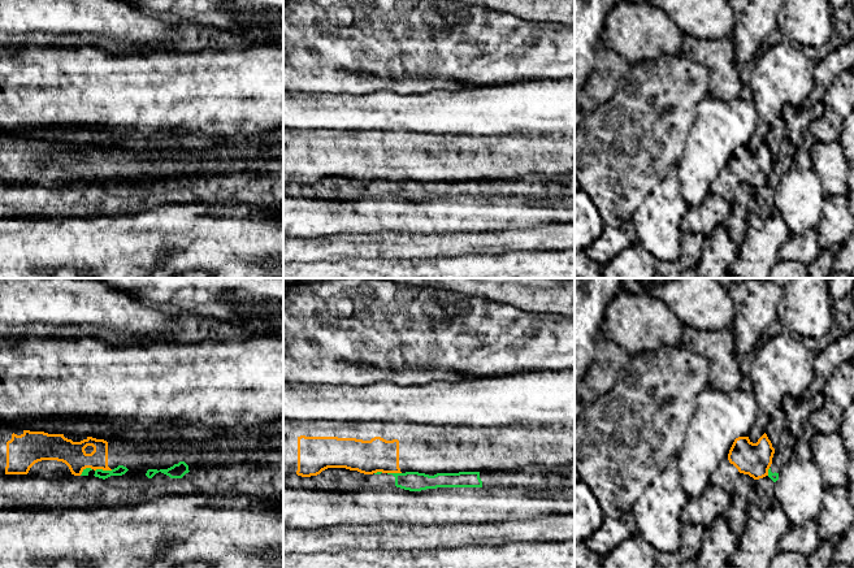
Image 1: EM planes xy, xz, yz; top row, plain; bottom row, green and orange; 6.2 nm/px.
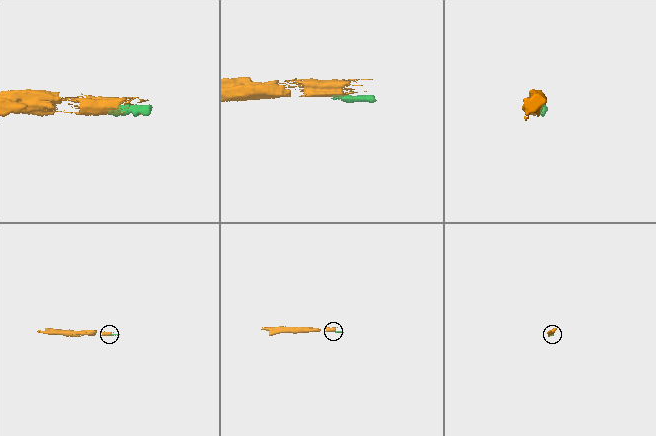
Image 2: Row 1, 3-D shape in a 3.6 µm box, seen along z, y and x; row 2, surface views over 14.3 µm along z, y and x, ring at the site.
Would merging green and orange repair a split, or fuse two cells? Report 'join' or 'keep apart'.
keep apart

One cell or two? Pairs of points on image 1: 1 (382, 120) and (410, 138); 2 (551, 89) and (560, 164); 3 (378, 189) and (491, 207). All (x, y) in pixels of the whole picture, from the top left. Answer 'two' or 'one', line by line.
1: two
2: two
3: two

